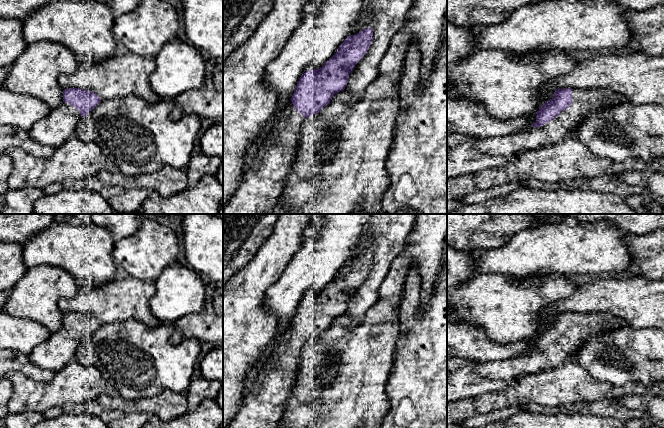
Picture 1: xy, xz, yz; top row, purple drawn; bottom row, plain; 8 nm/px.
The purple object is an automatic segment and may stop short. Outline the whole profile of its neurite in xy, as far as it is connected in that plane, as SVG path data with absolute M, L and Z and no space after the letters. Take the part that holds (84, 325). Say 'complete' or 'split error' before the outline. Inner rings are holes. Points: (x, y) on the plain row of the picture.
split error | M65 313L60 329L37 345L28 357L36 366L57 372L77 359L80 343L86 341L100 326L99 320L92 315Z

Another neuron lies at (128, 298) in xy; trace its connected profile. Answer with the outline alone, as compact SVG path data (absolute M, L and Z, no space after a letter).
M128 276L100 286L86 284L78 289L74 297L60 299L58 306L63 314L80 312L92 315L101 324L124 323L135 319L148 327L156 327L162 322L150 308L150 299L154 293L153 283Z

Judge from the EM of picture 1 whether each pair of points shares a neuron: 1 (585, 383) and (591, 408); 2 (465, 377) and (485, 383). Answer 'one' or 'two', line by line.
1: two
2: one

